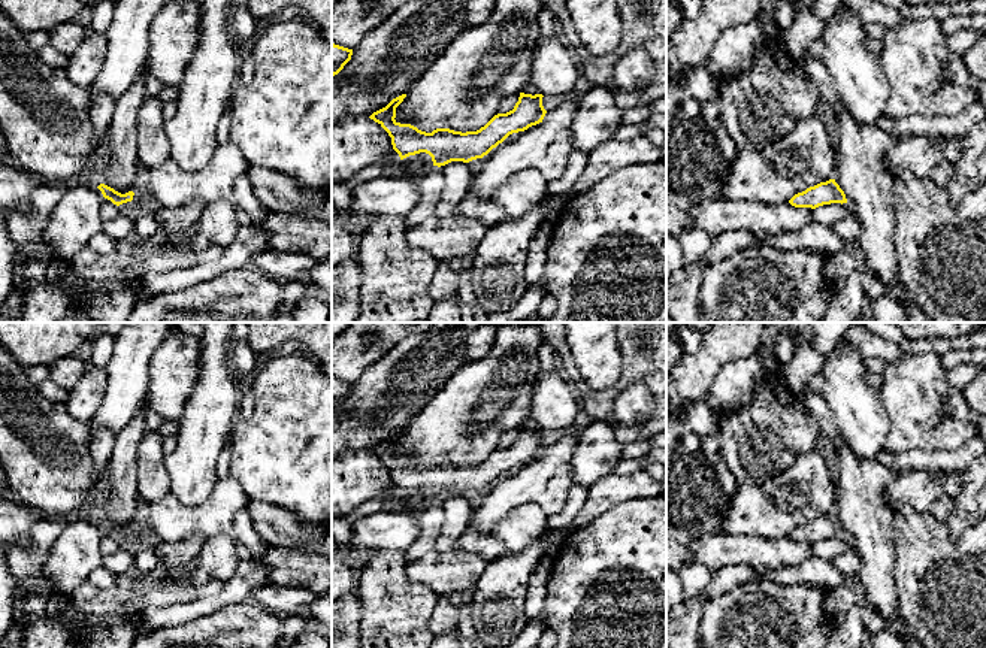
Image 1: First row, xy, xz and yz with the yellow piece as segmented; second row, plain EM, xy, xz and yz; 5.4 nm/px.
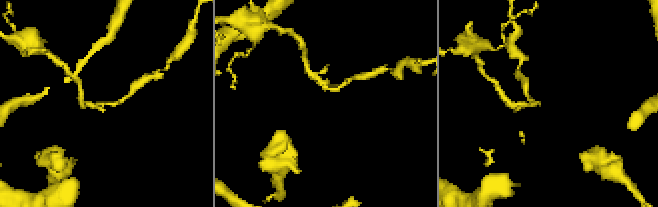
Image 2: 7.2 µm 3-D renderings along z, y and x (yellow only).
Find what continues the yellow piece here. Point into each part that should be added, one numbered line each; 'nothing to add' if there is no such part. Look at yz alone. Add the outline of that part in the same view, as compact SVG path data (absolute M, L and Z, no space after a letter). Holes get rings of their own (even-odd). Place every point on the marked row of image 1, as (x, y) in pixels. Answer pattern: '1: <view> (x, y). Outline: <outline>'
nothing to add

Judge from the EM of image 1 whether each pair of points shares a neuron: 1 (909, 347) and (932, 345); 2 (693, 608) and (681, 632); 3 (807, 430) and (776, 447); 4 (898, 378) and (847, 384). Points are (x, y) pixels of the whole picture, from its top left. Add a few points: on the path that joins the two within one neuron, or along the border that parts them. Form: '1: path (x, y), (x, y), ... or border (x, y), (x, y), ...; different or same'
1: path (915, 347), (926, 345); same
2: path (687, 614), (681, 626); same
3: path (800, 432), (791, 432), (783, 439); same
4: border (877, 391), (888, 426); different

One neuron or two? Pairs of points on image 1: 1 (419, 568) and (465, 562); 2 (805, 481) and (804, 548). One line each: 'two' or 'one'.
1: one
2: two

